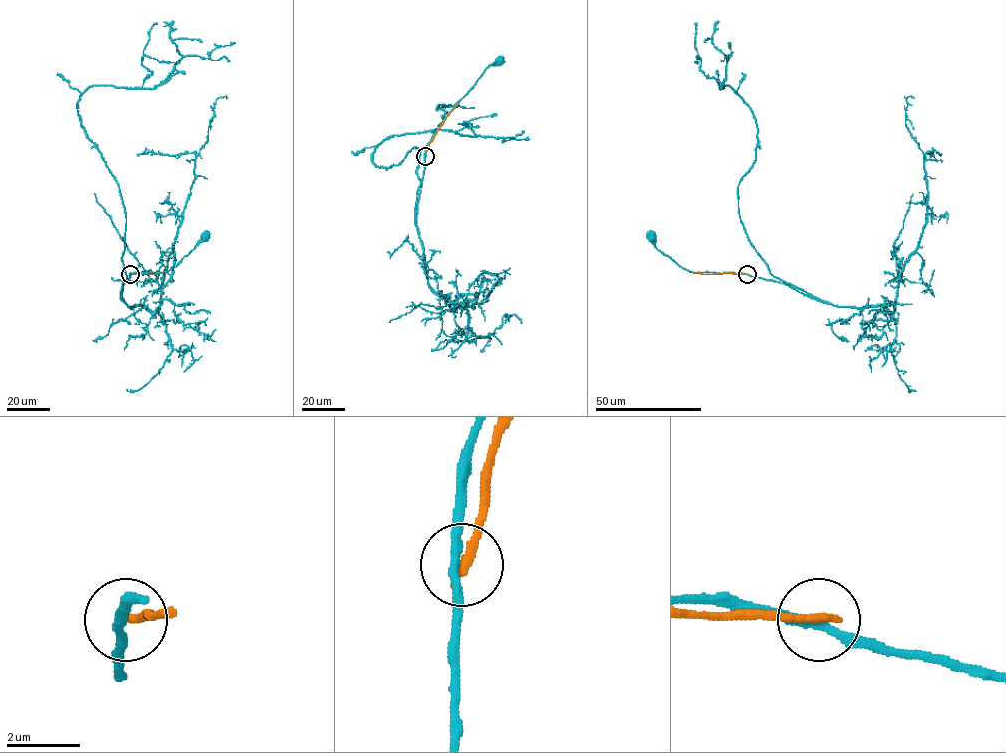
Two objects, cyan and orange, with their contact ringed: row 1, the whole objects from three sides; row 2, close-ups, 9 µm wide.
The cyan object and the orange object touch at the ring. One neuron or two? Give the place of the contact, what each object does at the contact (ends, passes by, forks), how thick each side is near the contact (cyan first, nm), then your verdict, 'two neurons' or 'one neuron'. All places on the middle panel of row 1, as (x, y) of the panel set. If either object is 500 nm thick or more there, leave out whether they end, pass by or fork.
at (425, 156); cyan passes by; orange ends there; 240 nm thick on the cyan side, 280 nm on the other; two neurons

